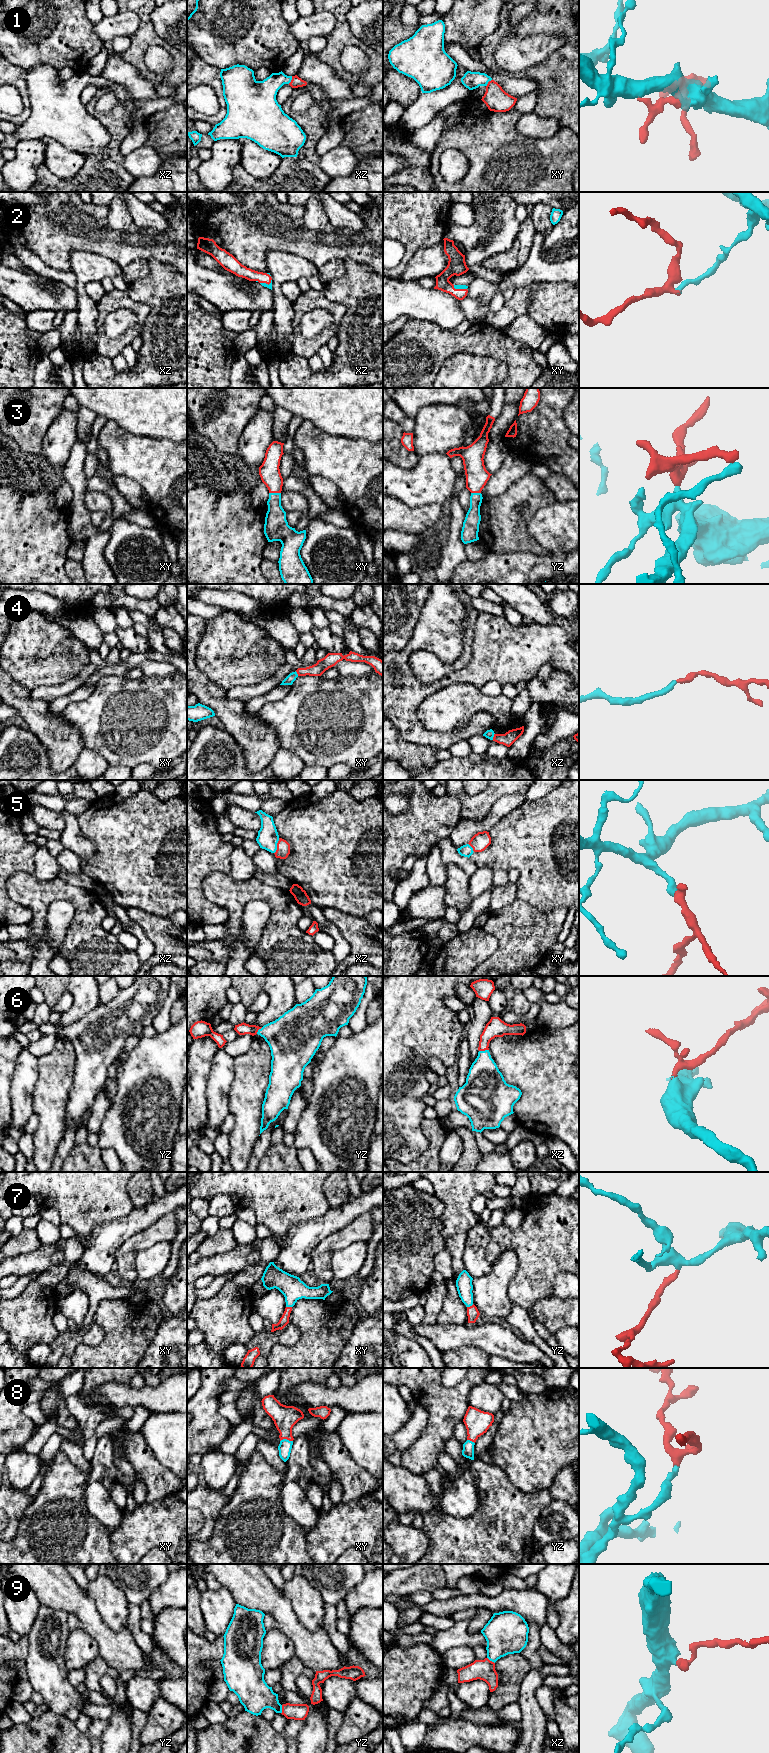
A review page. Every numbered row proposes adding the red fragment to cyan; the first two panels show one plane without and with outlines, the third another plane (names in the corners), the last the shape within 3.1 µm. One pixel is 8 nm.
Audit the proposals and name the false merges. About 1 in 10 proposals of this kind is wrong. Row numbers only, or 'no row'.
no row

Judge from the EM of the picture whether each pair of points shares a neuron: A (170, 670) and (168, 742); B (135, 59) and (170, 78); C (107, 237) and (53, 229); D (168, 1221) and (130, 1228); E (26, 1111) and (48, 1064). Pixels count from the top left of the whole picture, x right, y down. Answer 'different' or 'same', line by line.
A: different
B: same
C: same
D: different
E: different

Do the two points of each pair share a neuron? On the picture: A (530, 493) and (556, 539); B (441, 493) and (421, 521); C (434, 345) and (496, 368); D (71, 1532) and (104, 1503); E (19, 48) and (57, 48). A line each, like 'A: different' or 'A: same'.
A: different
B: different
C: different
D: different
E: same

